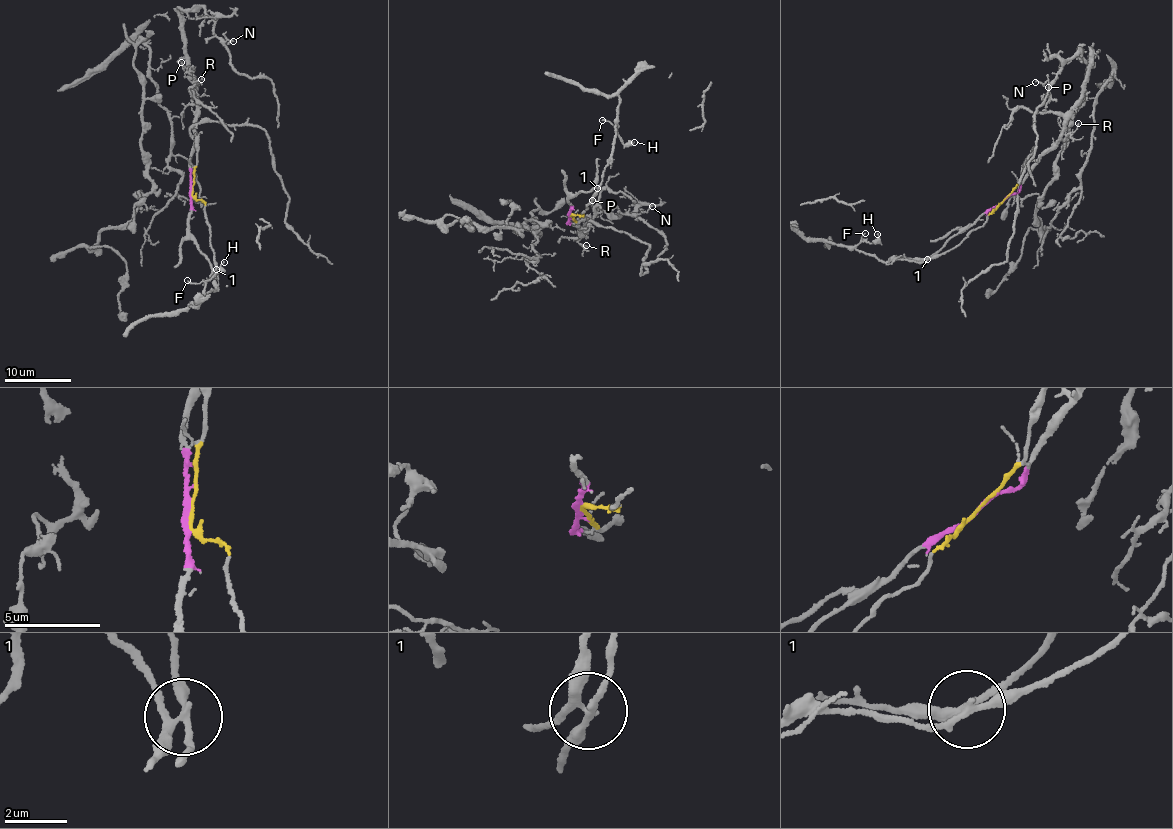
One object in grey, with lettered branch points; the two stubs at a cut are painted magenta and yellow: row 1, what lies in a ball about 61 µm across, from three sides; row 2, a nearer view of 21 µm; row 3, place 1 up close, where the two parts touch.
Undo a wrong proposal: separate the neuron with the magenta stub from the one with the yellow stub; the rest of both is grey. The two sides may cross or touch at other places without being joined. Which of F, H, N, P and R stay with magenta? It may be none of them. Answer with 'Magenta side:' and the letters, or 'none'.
Magenta side: N, P, R

